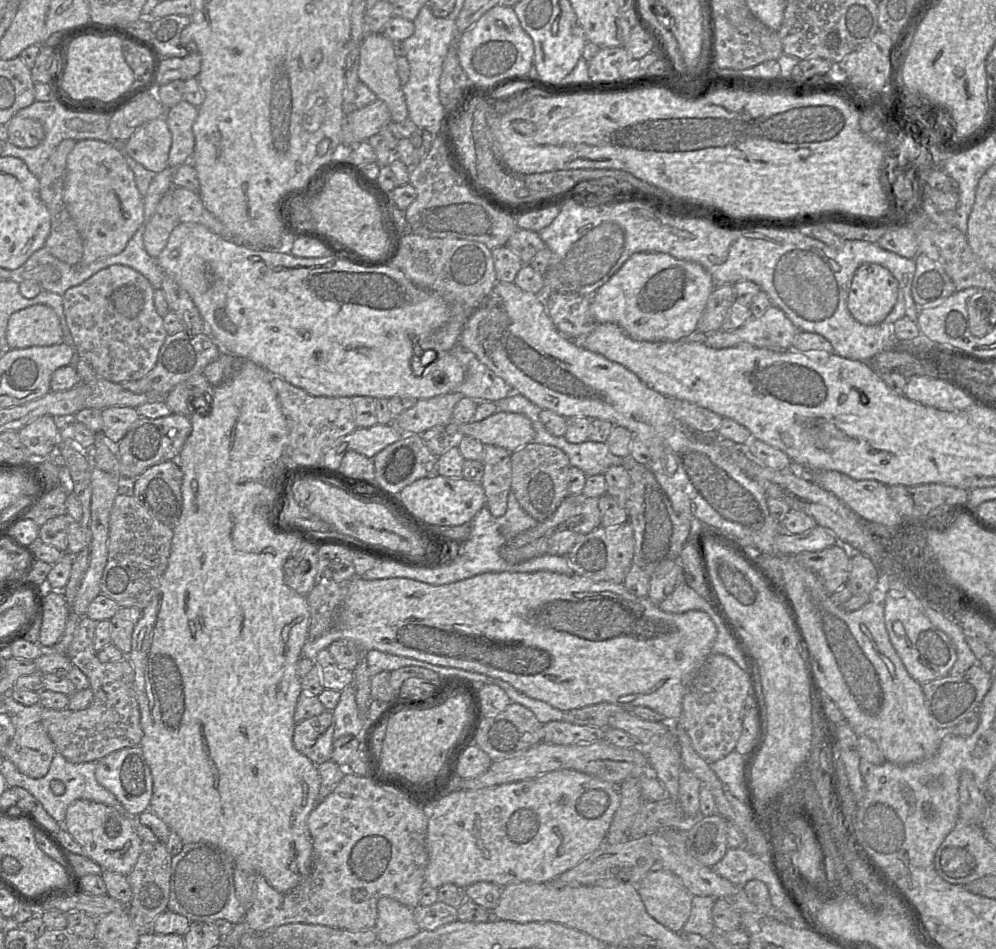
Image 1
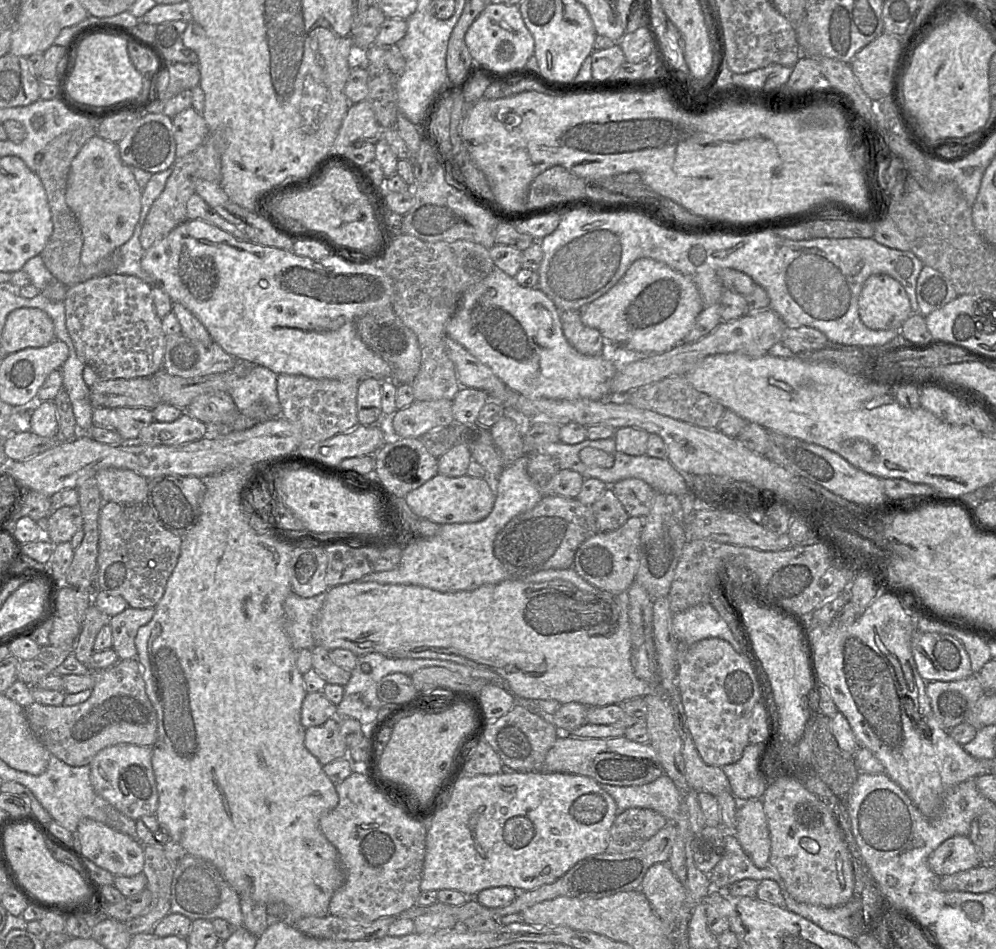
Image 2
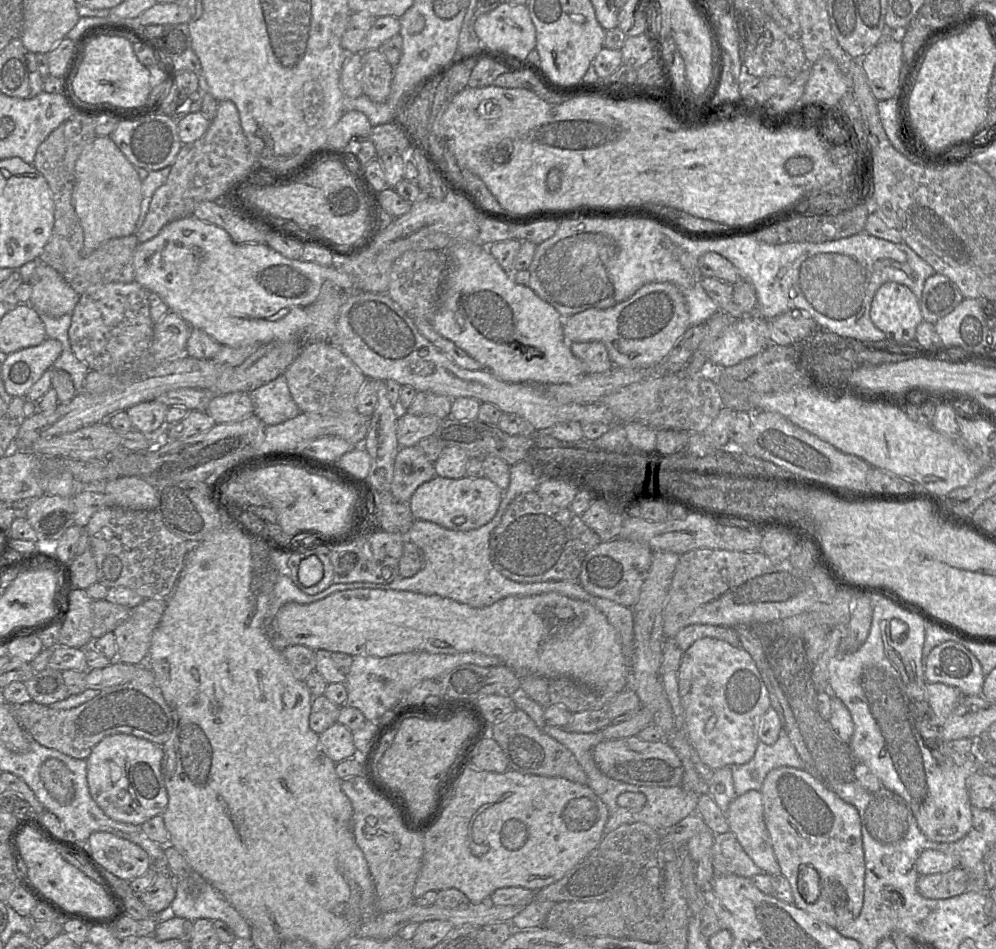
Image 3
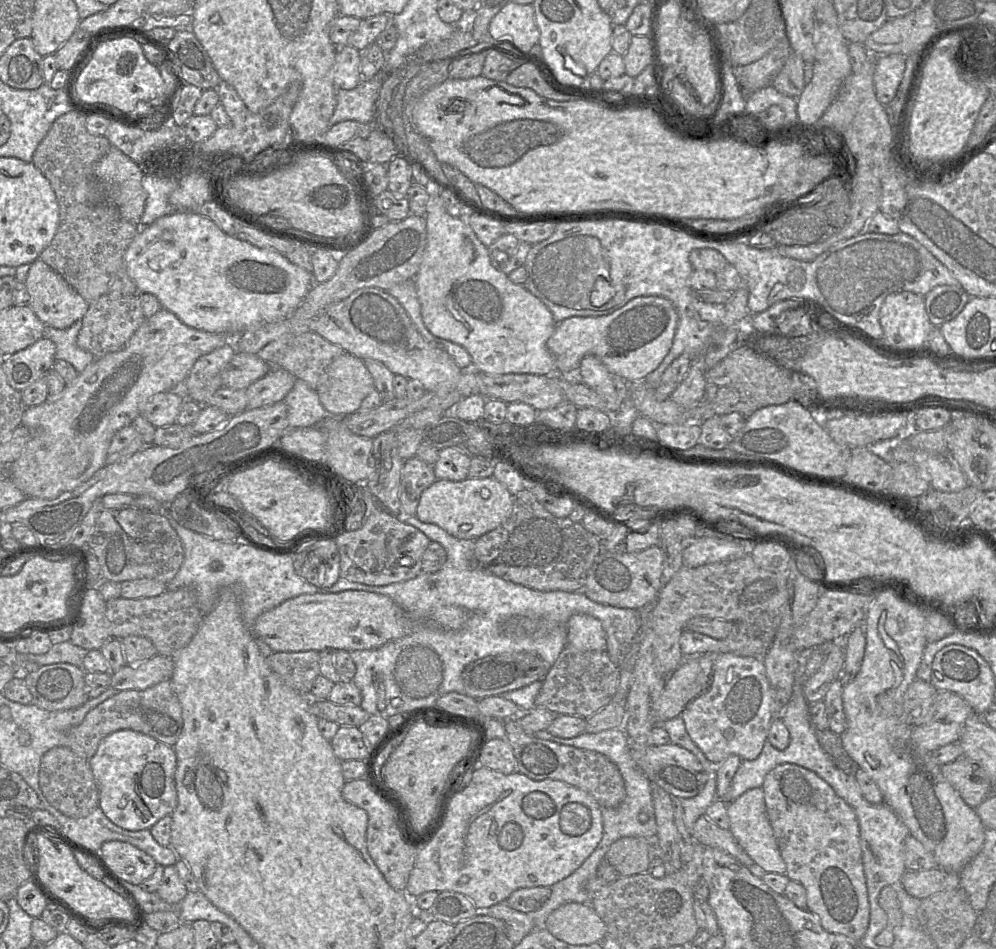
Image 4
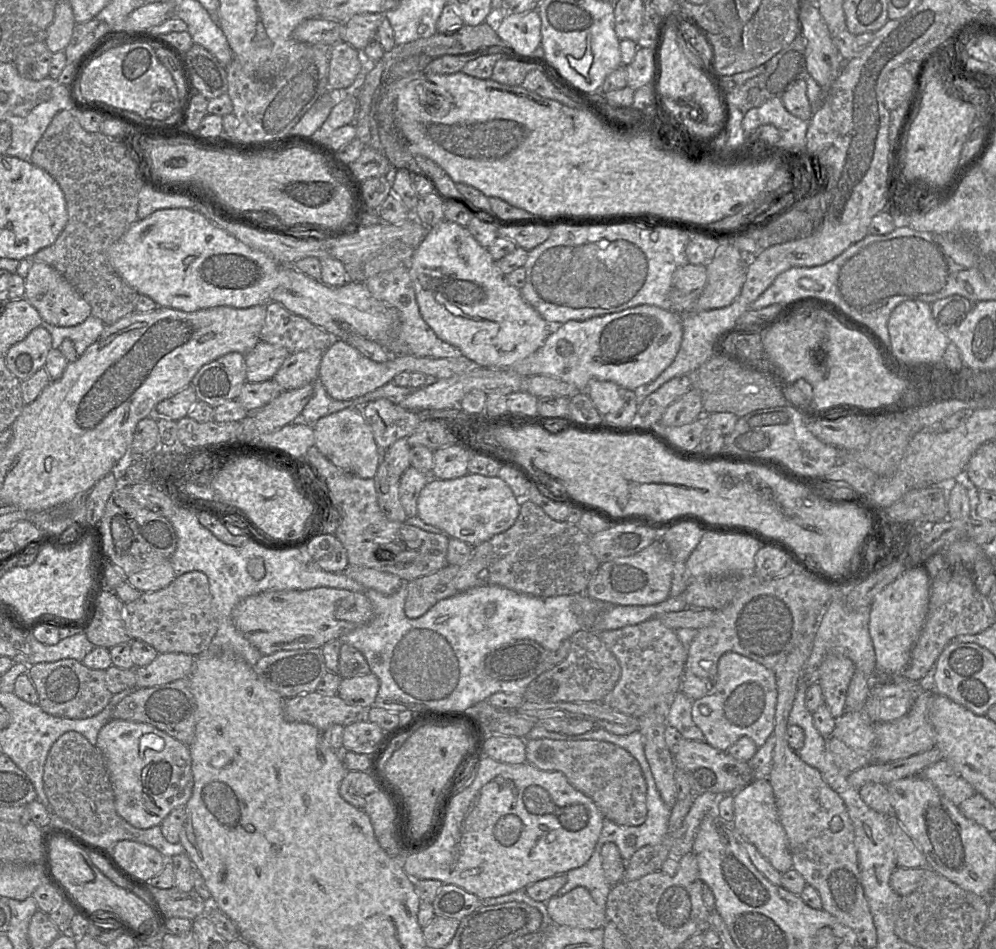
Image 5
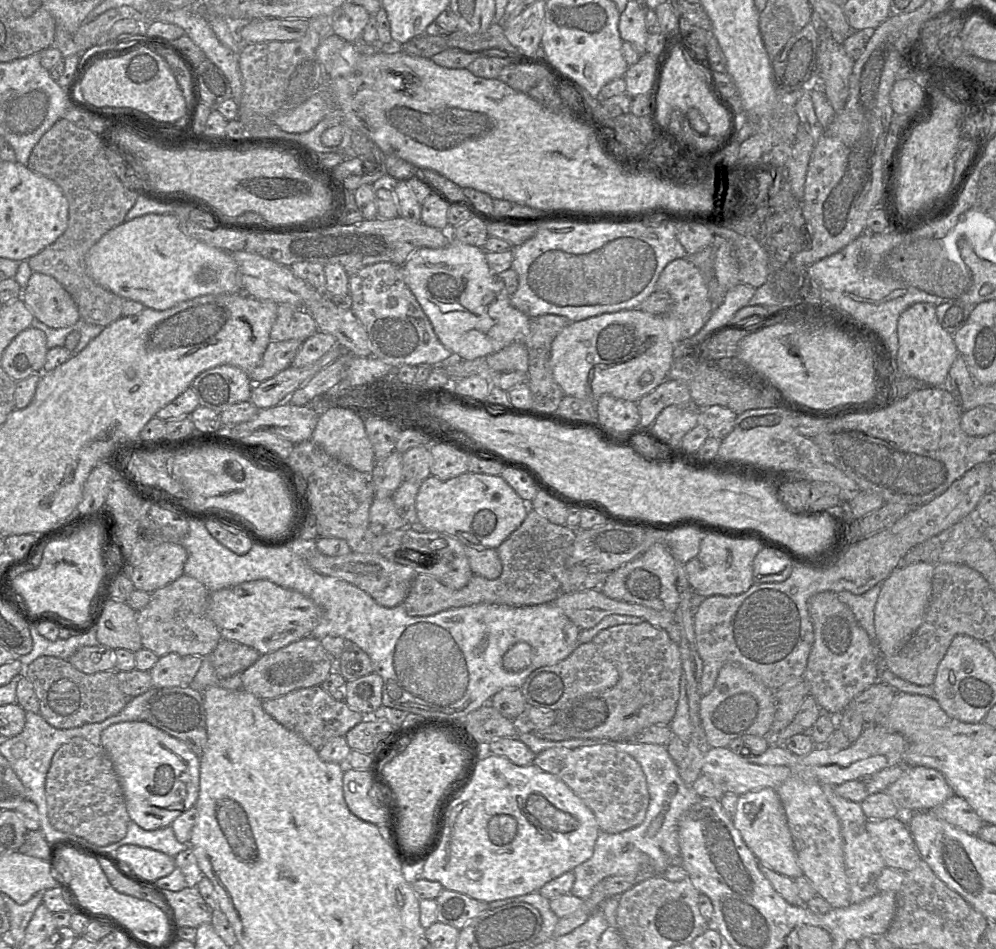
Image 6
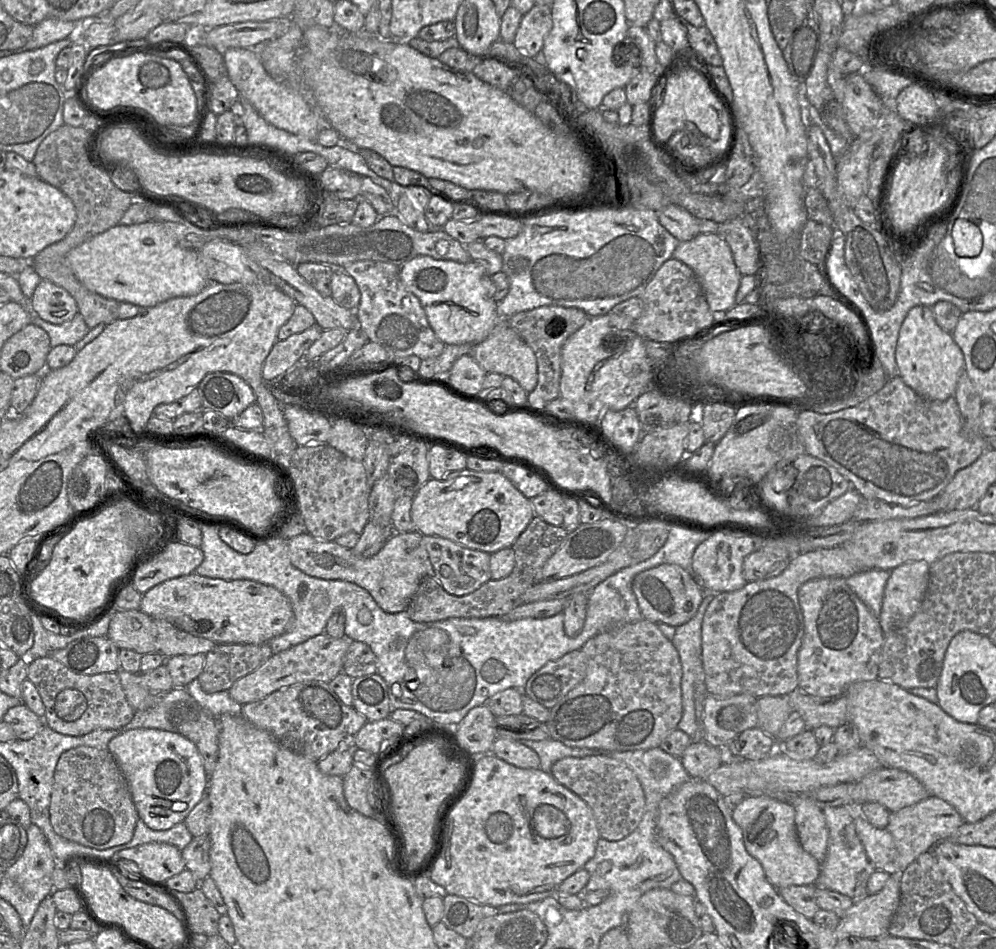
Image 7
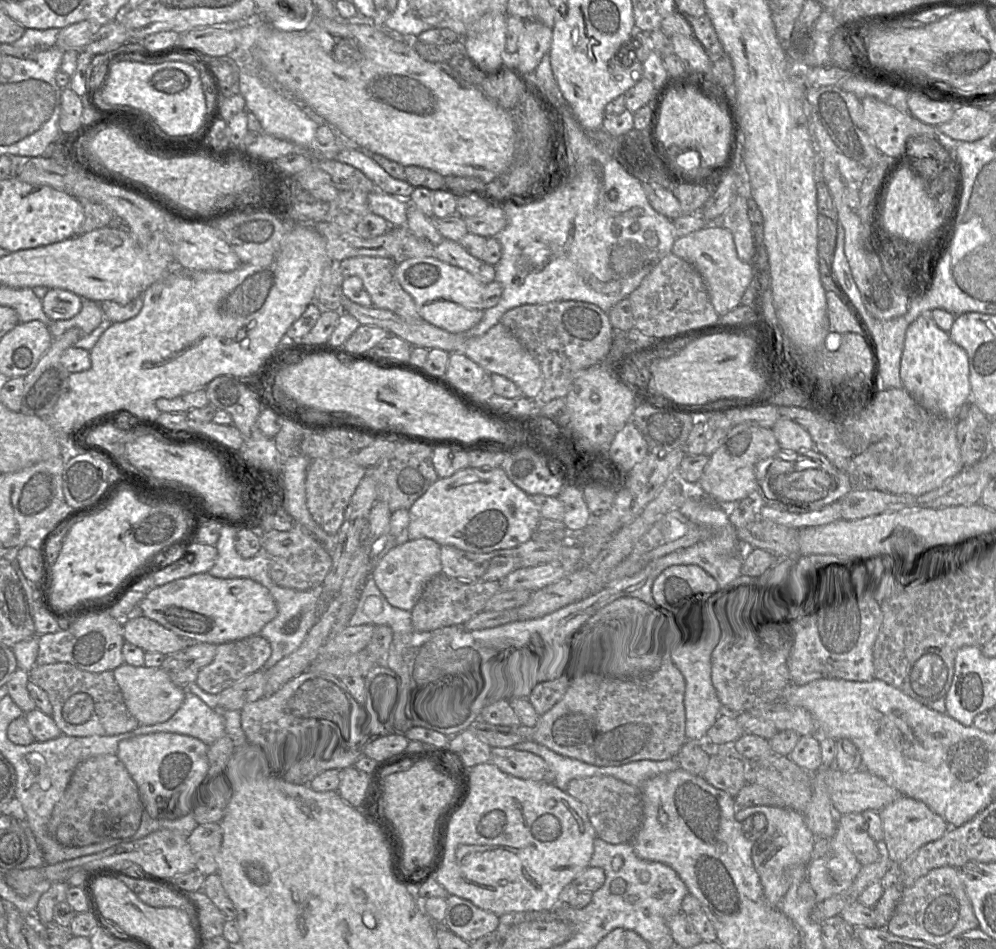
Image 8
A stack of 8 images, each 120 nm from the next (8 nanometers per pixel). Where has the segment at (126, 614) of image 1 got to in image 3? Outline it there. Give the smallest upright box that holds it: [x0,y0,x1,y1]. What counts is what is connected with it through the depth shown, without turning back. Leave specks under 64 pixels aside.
[113,599,167,665]

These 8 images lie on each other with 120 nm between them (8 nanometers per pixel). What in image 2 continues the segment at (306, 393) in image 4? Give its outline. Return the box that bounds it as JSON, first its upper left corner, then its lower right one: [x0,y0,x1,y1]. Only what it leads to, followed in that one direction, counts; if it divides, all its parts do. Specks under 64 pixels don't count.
[228,365,281,424]

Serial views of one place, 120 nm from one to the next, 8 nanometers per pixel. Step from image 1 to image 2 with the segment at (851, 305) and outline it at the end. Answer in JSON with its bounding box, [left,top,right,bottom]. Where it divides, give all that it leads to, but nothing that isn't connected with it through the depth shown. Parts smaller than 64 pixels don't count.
[858,274,912,330]

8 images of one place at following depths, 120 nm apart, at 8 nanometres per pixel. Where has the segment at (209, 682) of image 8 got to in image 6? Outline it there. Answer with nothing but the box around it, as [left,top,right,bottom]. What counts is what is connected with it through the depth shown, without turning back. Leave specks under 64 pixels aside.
[210,639,261,678]

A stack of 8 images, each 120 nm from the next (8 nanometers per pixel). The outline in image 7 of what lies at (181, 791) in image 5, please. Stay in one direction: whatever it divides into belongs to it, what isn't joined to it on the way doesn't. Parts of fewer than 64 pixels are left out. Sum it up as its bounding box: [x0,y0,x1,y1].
[107,729,209,830]

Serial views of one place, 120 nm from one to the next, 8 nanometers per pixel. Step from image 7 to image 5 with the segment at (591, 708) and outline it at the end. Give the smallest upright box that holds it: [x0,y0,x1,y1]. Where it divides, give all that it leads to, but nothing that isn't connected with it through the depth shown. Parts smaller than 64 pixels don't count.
[599,618,686,718]

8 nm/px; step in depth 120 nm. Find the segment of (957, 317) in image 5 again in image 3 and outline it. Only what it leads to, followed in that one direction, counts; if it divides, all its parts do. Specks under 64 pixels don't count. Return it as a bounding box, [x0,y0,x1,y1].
[919,273,964,324]

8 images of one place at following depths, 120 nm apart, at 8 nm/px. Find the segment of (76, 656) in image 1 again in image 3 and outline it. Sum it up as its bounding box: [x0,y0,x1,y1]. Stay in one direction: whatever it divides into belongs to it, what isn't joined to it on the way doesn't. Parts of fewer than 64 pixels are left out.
[11,600,173,759]

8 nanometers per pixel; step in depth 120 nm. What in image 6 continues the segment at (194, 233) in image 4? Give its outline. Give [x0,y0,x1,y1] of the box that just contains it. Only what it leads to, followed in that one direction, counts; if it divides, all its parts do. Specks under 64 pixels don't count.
[86,214,242,310]

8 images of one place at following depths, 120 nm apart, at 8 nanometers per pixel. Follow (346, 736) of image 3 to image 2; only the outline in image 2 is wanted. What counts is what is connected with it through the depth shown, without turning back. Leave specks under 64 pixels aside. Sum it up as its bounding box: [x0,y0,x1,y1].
[304,717,349,765]

